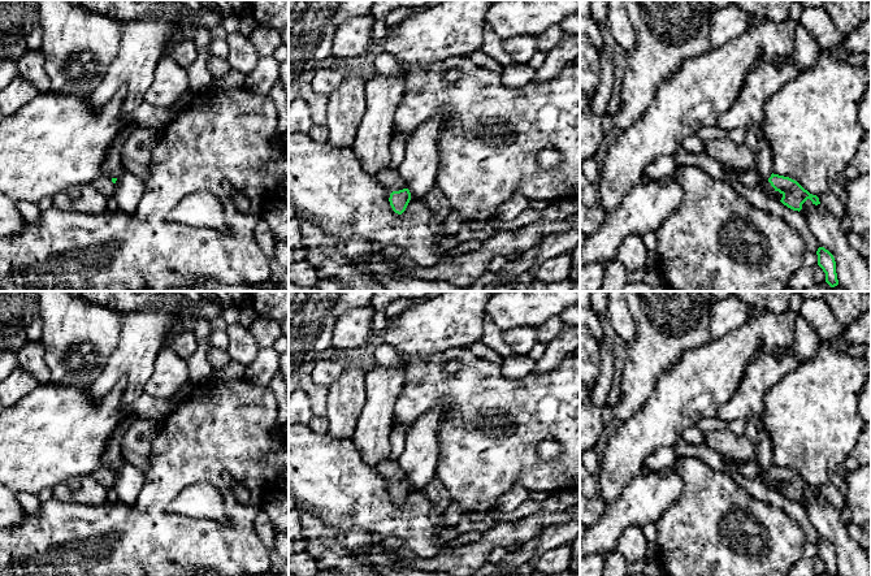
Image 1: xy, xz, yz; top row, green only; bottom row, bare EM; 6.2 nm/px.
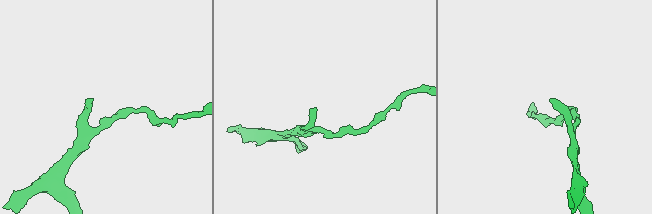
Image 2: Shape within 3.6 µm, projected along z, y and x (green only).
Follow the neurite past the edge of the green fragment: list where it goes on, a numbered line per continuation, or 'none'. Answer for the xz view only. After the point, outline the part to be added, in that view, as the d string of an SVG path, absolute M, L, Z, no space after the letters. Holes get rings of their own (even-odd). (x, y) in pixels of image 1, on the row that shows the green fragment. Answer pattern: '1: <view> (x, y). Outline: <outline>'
1: xz (391, 180). Outline: M387 169L382 172L377 179L384 187L386 187L391 192L407 189L407 185L404 179L400 177L400 174L398 173L398 170Z

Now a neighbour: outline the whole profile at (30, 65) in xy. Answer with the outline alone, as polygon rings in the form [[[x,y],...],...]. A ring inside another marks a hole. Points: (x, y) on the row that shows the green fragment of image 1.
[[[42,49],[26,51],[18,60],[18,75],[29,81],[42,94],[51,87],[49,77],[44,69],[44,56]]]

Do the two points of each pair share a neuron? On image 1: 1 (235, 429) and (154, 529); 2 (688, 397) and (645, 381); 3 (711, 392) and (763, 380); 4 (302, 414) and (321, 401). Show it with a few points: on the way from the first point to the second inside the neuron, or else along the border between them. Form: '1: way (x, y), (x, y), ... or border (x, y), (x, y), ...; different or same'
1: way (208, 447), (157, 498), (157, 502); same
2: border (676, 363), (659, 376), (654, 390), (637, 410); different
3: border (753, 358), (736, 393), (719, 408); different
4: border (302, 389), (312, 412); different

